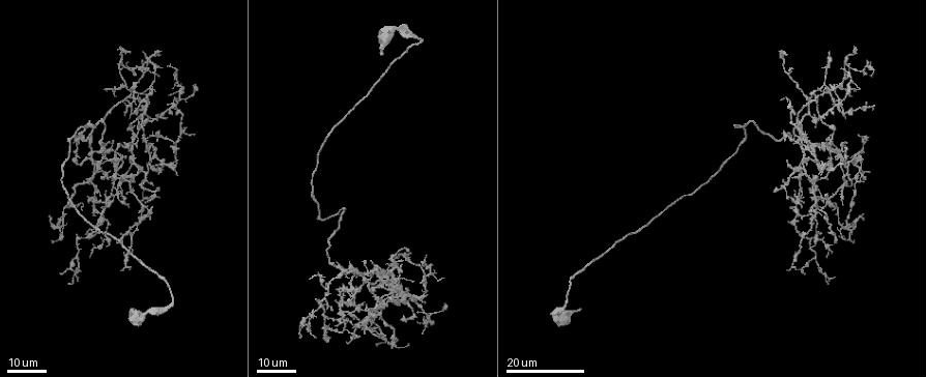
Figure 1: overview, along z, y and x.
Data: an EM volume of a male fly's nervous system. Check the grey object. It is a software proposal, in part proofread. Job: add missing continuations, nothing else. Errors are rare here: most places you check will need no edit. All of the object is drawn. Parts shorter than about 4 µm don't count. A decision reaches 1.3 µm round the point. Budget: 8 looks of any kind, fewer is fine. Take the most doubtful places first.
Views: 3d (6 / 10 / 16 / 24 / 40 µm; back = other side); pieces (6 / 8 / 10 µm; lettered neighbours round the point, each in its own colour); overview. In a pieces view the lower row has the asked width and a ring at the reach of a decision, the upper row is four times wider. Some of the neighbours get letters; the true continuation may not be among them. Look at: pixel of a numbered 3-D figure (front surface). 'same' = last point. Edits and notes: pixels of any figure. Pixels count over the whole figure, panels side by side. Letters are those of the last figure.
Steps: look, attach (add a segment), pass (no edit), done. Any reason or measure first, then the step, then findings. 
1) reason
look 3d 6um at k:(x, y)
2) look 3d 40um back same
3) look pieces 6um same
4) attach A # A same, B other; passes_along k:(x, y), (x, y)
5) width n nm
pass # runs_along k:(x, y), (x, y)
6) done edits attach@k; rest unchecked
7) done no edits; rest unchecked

free end
look 3d 24um at 1:(400, 265)

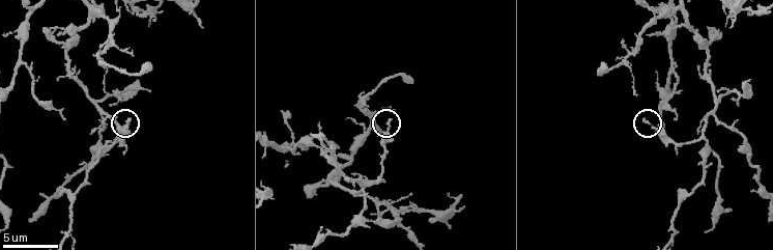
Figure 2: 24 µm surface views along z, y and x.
look pieces 8um at 2:(642, 119)

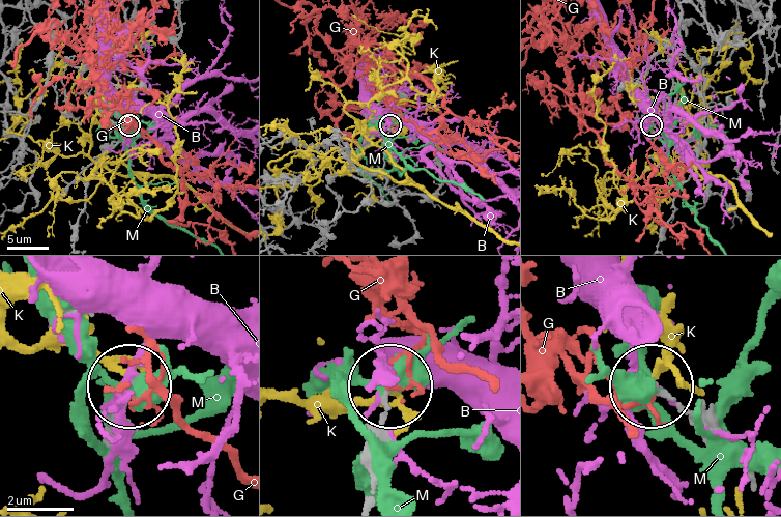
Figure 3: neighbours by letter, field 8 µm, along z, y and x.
width 170 nm
pass # B other, G other, K other, M other; runs_along 3:(371, 457), (385, 393); none of them fits

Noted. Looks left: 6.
free end
look 3d 24um at 1:(363, 333)

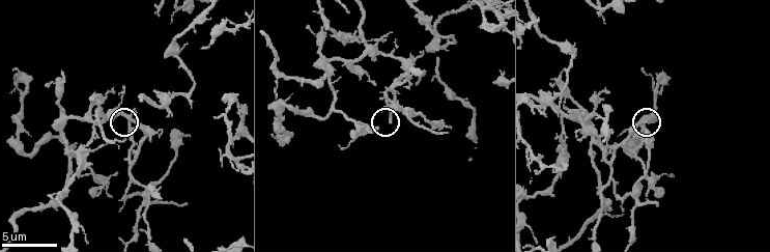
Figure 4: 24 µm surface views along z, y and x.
see the neighbours
look pieces 6um at 4:(644, 120)

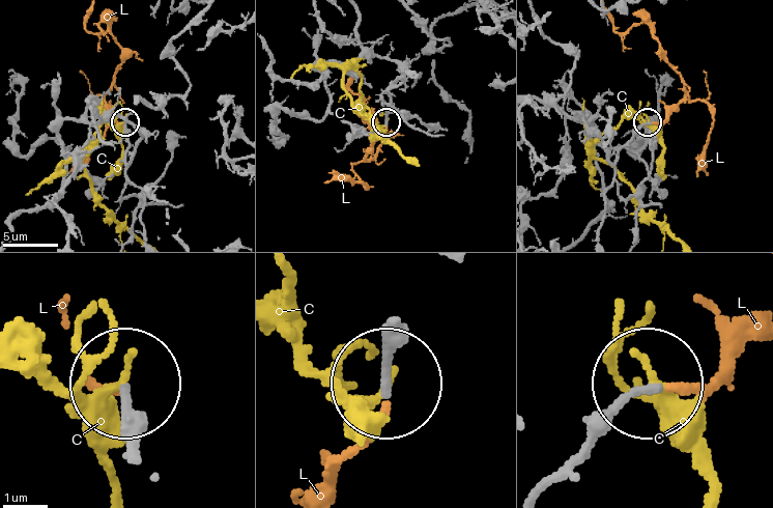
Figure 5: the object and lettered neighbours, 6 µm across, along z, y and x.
attach L # C other, L same; passes_along 5:(142, 443), (119, 387), (97, 383); it goes on there

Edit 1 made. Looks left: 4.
look overview

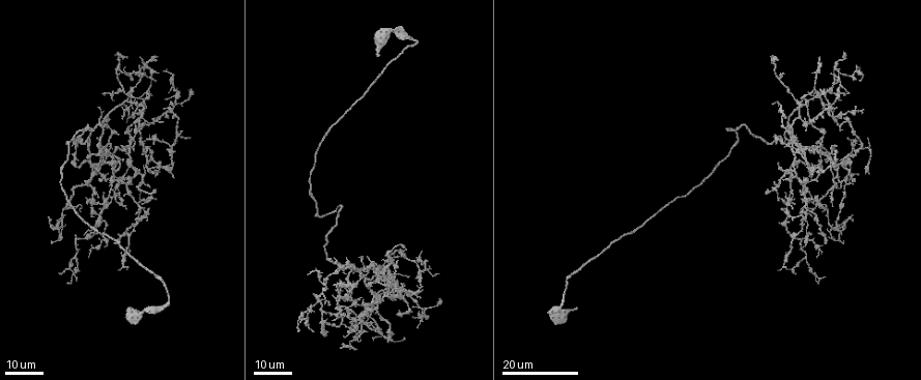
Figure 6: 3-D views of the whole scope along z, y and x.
an open end
look 3d 24um at 6:(837, 150)

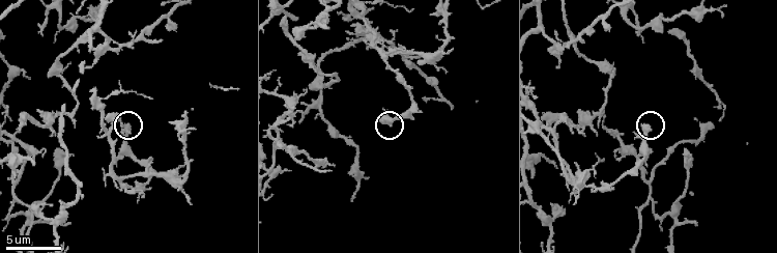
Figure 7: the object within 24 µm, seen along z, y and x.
see the neighbours
look pieces 6um at 7:(127, 125)

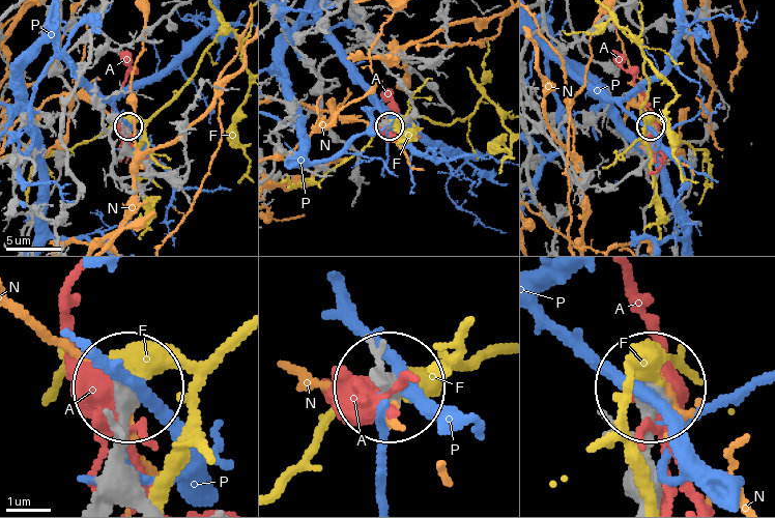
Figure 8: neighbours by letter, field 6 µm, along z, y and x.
pass # A other, F other, N other, P other; runs_along 8:(647, 492), (651, 396); no lettered segment goes on from it

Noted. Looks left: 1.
thin end
look pieces 6um at 7:(69, 225)

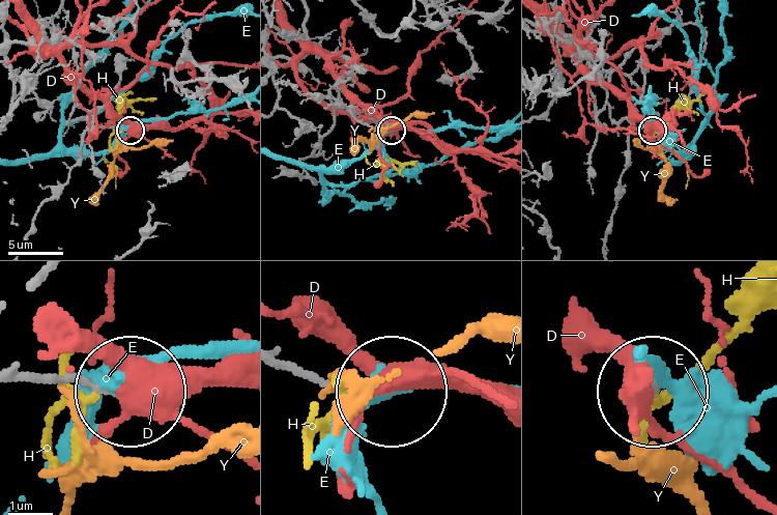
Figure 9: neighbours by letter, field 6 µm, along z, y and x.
pass # D other, E other, H other, Y other; no lettered segment goes on from it

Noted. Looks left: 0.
done edits attach@5; rest unchecked

